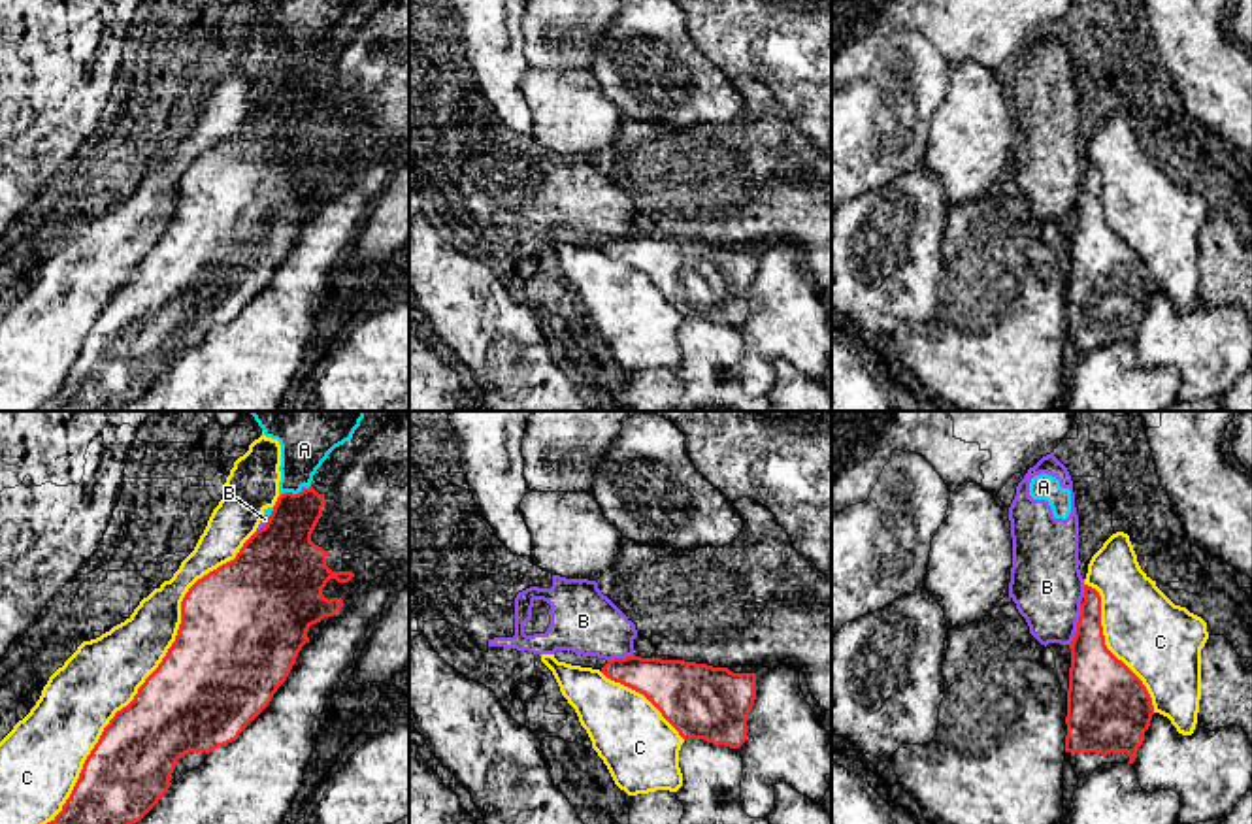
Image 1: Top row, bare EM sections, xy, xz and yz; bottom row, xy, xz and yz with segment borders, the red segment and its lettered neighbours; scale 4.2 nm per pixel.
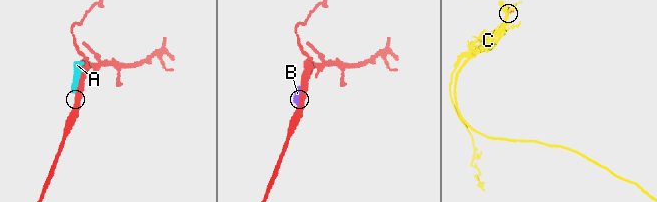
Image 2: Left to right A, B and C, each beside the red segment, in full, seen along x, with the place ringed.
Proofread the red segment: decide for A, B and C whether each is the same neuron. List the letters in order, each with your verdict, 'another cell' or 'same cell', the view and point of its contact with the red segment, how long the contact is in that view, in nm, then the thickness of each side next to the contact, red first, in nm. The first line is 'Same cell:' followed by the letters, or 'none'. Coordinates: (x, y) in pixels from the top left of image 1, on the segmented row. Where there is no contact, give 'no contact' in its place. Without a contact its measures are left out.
Same cell: none
A: another cell; meets red in xy at (291, 493); contact 110 nm long; 260 nm thick on the red side, 240 nm on the other
B: another cell; meets red in yz at (1077, 625); contact 190 nm long; 240 nm thick on the red side, 300 nm on the other
C: another cell; meets red in xy at (153, 672); contact 1550 nm long; 460 nm thick on the red side, 320 nm on the other

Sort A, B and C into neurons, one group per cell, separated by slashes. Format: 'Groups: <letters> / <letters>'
Groups: A B / C

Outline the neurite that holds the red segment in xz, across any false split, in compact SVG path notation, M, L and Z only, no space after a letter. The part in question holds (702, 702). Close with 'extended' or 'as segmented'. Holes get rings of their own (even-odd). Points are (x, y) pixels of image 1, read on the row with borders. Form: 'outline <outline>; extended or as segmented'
outline M613 658L601 673L643 694L686 739L739 749L756 700L756 673L684 660Z; as segmented

